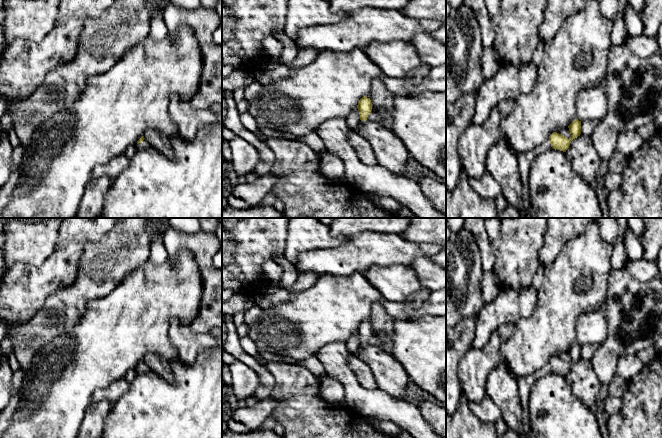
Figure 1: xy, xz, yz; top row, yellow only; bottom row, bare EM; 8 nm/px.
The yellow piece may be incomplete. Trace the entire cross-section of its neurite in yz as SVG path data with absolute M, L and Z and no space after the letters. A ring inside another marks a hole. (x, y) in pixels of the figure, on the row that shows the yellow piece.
M575 119L569 126L571 137L568 139L564 135L557 132L553 132L549 138L533 148L532 150L518 155L518 165L520 171L520 177L523 185L522 198L523 208L520 211L520 218L528 218L530 215L530 188L529 188L529 173L531 163L542 153L550 149L557 149L563 152L569 148L573 139L577 138L581 134L581 121Z

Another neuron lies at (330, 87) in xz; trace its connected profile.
M356 48L350 53L323 50L310 64L294 68L290 77L263 85L258 95L249 102L247 112L256 119L259 126L301 137L315 132L328 120L347 119L356 109L359 100L370 92L374 78L379 78L395 96L403 96L420 85L431 69L431 66L425 64L408 72L404 78L392 78L383 74L363 49Z

